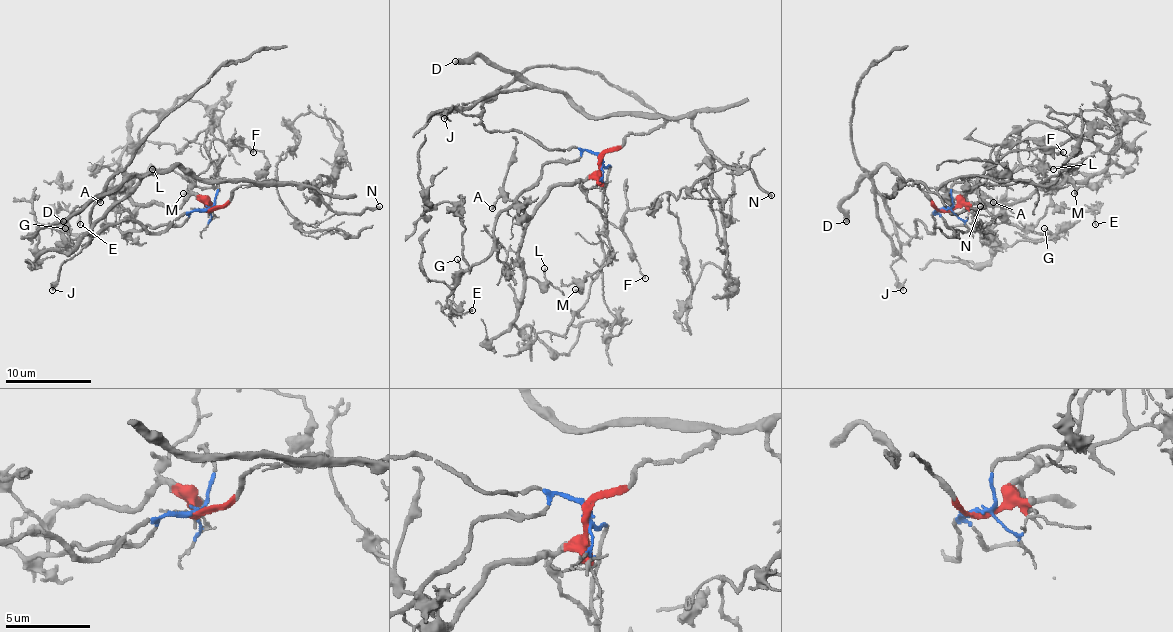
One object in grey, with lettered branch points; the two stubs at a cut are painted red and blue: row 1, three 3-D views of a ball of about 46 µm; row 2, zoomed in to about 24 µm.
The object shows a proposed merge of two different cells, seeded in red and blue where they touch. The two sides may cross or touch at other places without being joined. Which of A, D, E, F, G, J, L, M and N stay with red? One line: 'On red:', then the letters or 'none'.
On red: A, D, F, L, N

